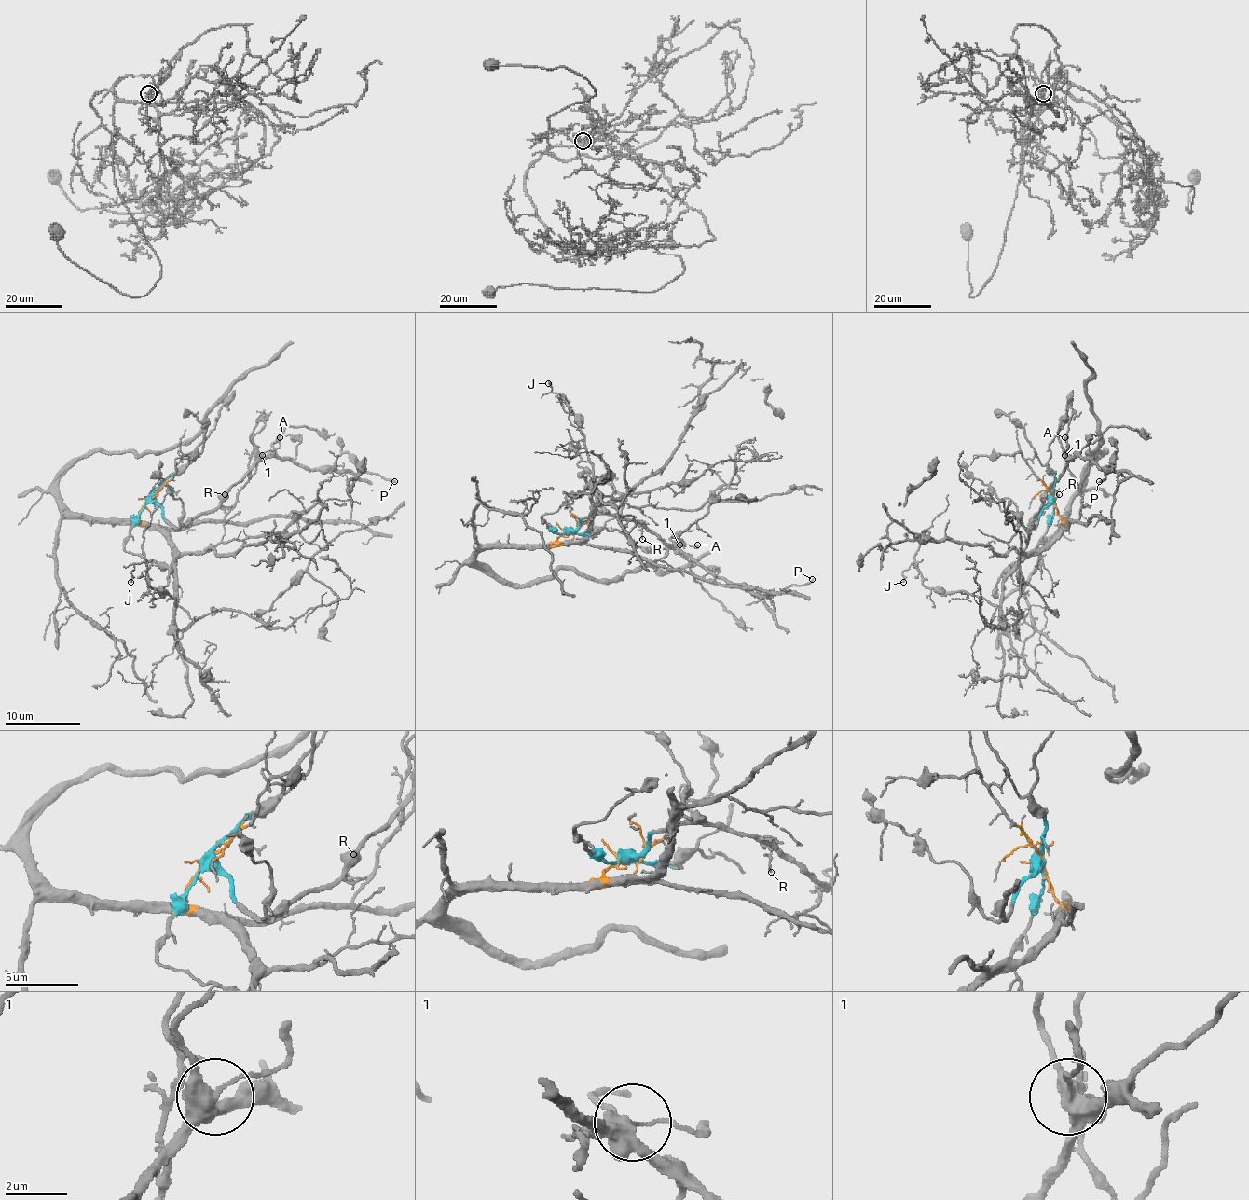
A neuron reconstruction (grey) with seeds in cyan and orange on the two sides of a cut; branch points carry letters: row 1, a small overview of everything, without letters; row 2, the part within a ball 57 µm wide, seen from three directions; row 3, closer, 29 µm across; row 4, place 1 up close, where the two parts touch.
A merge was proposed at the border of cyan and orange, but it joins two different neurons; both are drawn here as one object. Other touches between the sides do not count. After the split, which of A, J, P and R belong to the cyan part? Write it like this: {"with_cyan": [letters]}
{"with_cyan": ["A", "P", "R"]}

